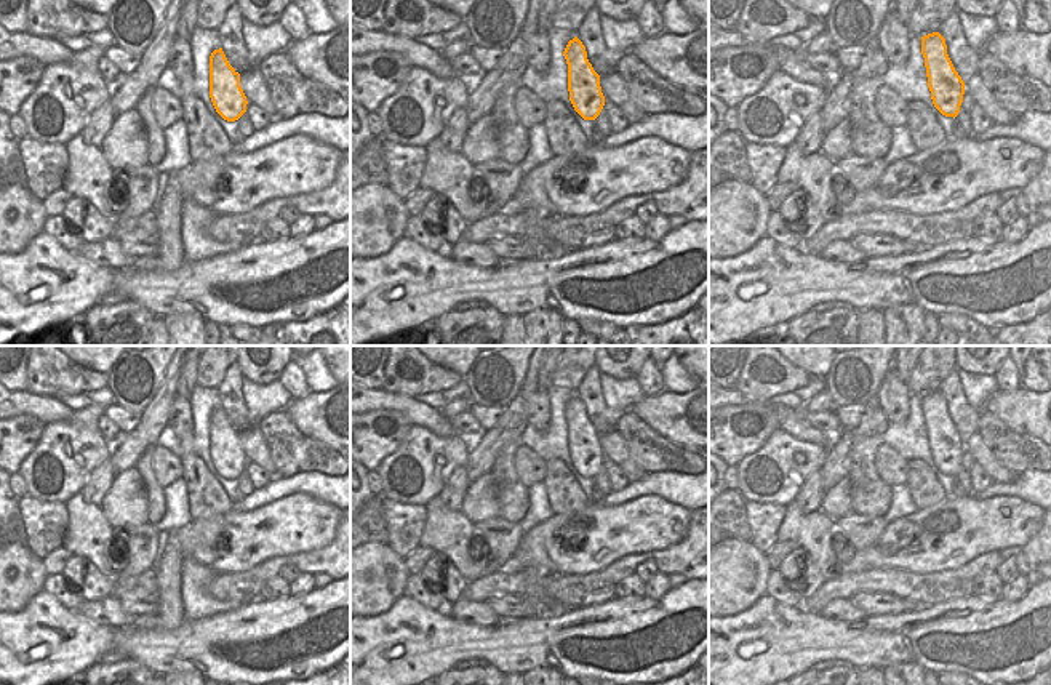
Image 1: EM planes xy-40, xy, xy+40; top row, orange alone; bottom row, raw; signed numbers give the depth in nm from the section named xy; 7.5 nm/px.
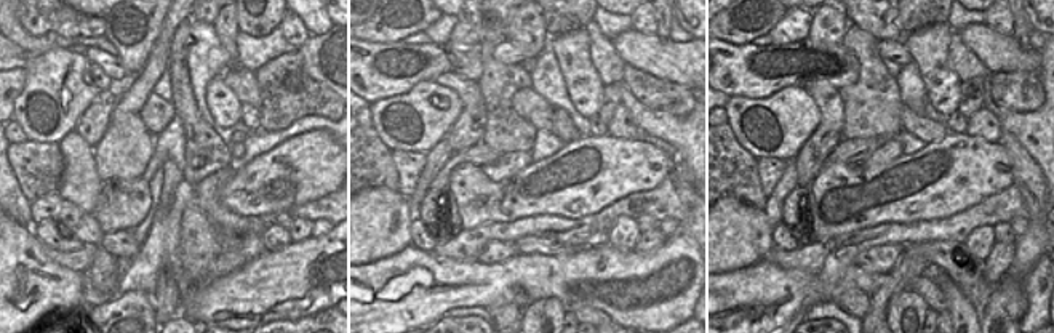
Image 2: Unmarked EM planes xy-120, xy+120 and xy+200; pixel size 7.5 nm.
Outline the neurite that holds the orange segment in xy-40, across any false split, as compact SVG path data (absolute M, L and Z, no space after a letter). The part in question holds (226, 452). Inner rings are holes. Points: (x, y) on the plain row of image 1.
M222 407L210 415L210 456L227 480L235 480L246 471L248 459L240 445L240 432L229 423Z

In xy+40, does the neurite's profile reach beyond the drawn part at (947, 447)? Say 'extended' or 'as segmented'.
as segmented

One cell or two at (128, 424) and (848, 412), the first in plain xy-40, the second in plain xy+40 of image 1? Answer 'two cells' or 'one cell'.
one cell

